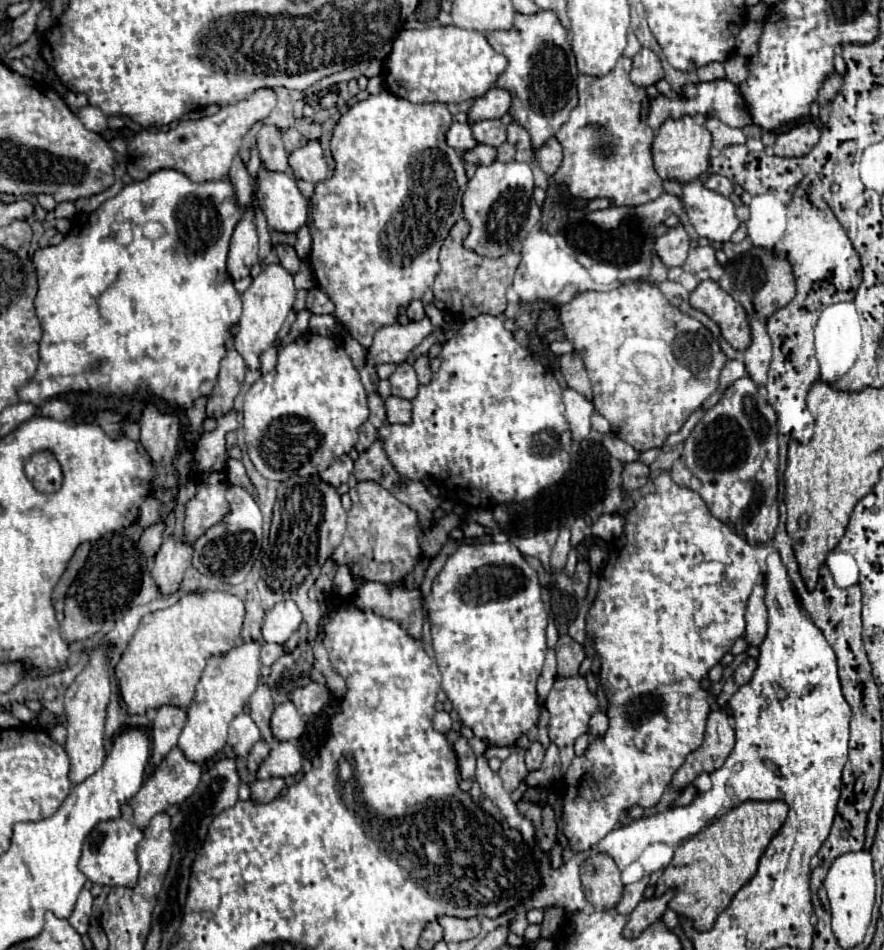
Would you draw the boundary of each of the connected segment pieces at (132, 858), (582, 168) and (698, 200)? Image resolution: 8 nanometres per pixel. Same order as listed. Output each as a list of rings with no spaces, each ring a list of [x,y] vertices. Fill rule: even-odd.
[[[126,802],[122,806],[122,814],[116,820],[106,820],[100,822],[84,840],[82,846],[82,858],[78,868],[82,870],[82,874],[94,882],[94,884],[104,884],[104,886],[126,886],[126,888],[134,888],[136,880],[138,880],[138,862],[136,862],[136,846],[140,842],[140,838],[144,836],[144,832],[134,824],[134,816],[132,816],[132,806]]]
[[[620,56],[614,70],[602,78],[578,76],[580,102],[556,134],[564,148],[564,160],[552,176],[552,182],[564,184],[572,196],[612,198],[616,206],[638,206],[664,192],[652,158],[656,132],[646,124],[650,98],[646,88],[630,80],[630,68],[632,60]]]
[[[702,182],[682,184],[682,198],[690,224],[698,236],[708,238],[710,242],[728,242],[740,228],[734,204],[726,196],[704,188]]]

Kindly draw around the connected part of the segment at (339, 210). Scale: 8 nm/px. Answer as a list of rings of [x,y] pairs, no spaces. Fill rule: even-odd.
[[[388,92],[376,94],[376,96],[368,96],[366,100],[354,104],[348,112],[344,112],[340,116],[340,120],[336,122],[334,130],[332,130],[332,140],[330,140],[330,150],[332,150],[332,158],[336,162],[334,174],[332,178],[318,182],[312,194],[312,206],[308,212],[308,228],[312,234],[312,252],[308,258],[308,264],[314,272],[314,280],[316,286],[326,292],[330,296],[330,300],[334,302],[336,310],[332,312],[332,316],[348,328],[350,336],[354,340],[358,340],[364,348],[368,348],[372,344],[372,336],[376,334],[376,330],[380,330],[382,326],[390,326],[390,324],[398,324],[398,312],[400,308],[406,308],[412,300],[420,300],[424,296],[424,292],[428,288],[432,288],[436,274],[440,272],[440,264],[438,264],[438,252],[442,246],[442,240],[448,236],[450,228],[456,224],[456,220],[460,220],[464,216],[462,210],[462,196],[468,184],[466,178],[466,170],[464,170],[464,160],[462,156],[452,150],[450,146],[446,146],[446,132],[448,126],[452,126],[454,116],[450,114],[446,104],[412,104],[404,98],[396,98]]]

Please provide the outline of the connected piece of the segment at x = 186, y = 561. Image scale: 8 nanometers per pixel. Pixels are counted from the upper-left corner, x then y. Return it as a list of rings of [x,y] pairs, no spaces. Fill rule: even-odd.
[[[172,536],[166,538],[166,542],[162,544],[154,558],[152,570],[152,576],[162,594],[170,594],[180,588],[182,576],[190,568],[190,560],[192,560],[190,544],[176,544]]]

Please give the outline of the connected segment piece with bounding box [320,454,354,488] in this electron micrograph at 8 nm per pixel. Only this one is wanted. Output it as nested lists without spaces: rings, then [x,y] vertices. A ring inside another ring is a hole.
[[[344,454],[344,456],[336,458],[336,462],[334,462],[330,468],[326,468],[324,472],[320,472],[320,478],[322,478],[324,482],[332,484],[334,488],[338,488],[340,484],[346,484],[346,482],[348,482],[348,478],[350,478],[350,474],[352,474],[352,468],[354,468],[352,458],[350,458],[348,454]]]

